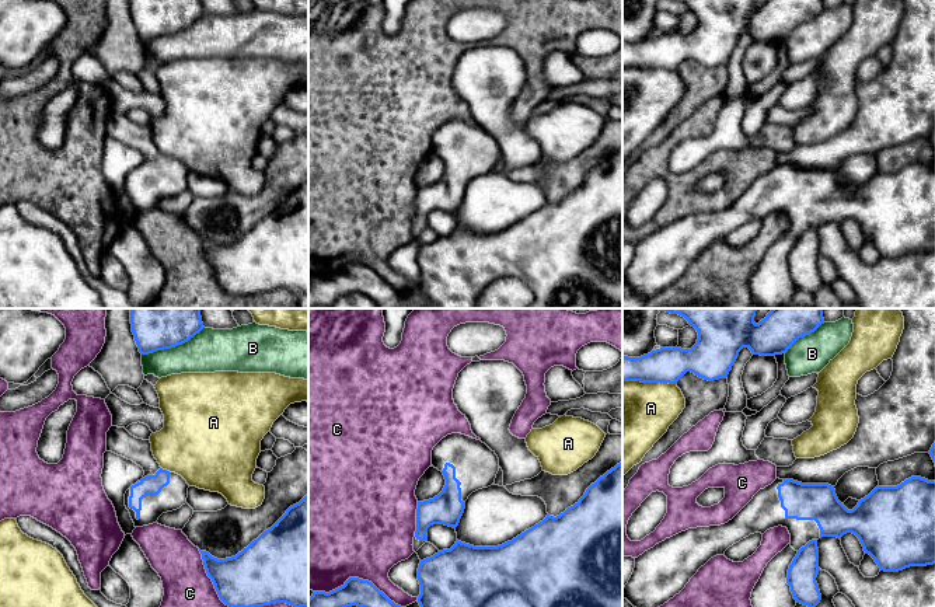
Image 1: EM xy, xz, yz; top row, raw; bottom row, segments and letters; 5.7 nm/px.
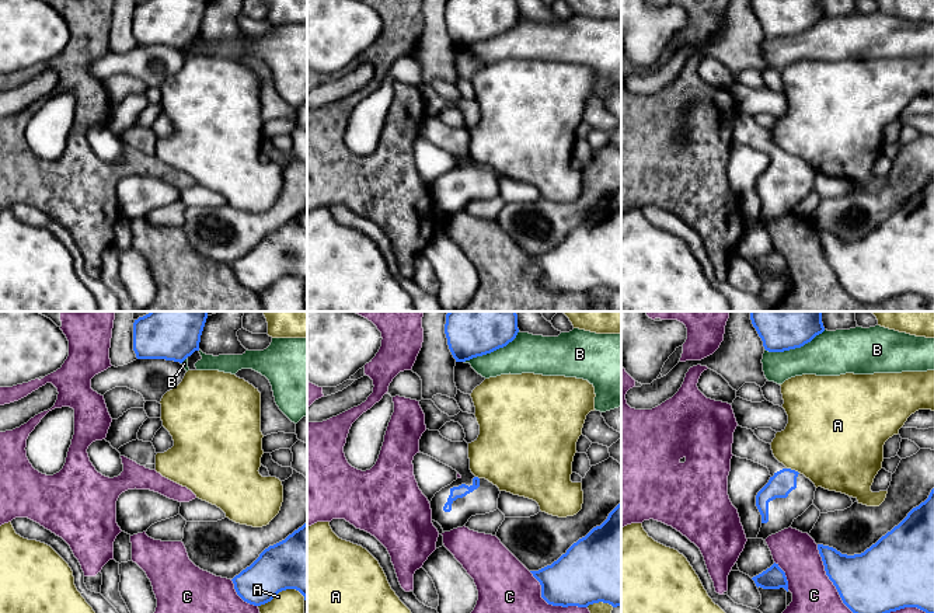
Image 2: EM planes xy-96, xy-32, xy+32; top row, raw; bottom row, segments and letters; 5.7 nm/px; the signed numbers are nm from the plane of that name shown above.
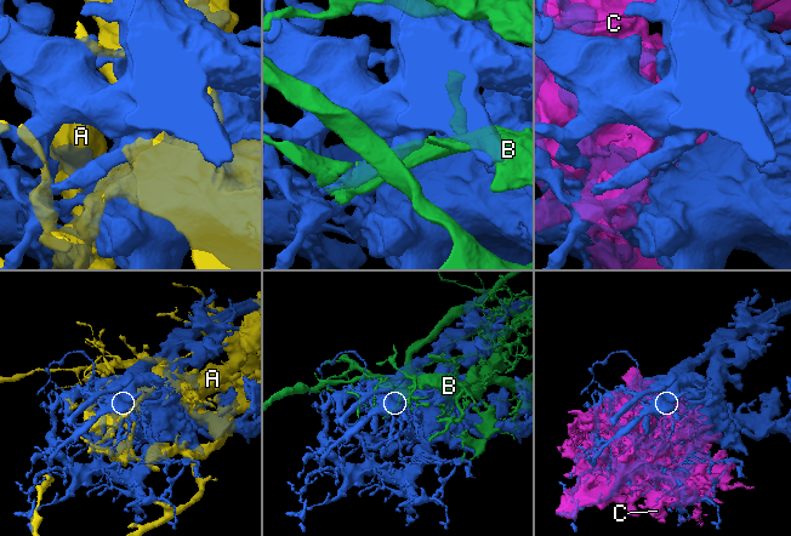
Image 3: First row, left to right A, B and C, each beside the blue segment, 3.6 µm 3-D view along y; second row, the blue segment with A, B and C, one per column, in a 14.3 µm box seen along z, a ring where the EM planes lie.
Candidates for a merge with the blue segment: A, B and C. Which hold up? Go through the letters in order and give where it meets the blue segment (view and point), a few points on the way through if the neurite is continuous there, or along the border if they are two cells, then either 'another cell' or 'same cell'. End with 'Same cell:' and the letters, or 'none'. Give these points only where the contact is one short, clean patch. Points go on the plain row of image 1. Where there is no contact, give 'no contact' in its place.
A: meets blue in yz at (649, 67); another cell
B: meets blue in xy at (173, 32); another cell
C: meets blue in xy at (234, 293); another cell
Same cell: none

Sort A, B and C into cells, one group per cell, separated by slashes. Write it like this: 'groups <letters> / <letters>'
groups A / B / C

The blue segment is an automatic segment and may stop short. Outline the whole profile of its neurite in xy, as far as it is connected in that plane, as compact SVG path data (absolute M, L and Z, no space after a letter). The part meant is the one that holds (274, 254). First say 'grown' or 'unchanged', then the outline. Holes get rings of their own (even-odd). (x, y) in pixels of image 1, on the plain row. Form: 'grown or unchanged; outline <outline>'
unchanged; outline M308 179L236 243L217 245L200 237L220 286L233 294L286 289L308 293Z

